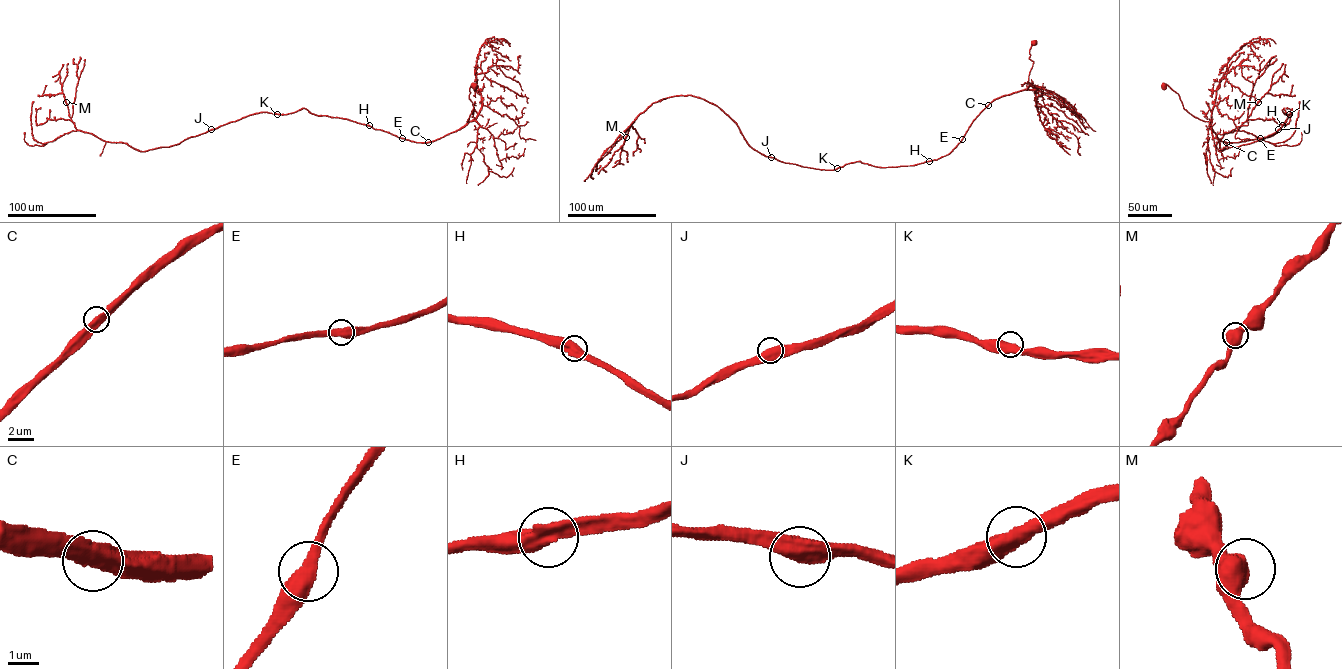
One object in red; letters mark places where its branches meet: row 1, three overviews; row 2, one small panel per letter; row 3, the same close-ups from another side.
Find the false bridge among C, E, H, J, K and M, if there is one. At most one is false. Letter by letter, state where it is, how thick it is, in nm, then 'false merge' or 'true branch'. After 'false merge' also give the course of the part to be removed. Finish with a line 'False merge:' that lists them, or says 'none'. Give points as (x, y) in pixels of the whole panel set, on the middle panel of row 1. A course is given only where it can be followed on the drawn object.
C: place (988, 105); calibre 550 nm; true branch
E: place (962, 139); calibre 550 nm; true branch
H: place (929, 161); calibre 550 nm; true branch
J: place (771, 157); calibre 550 nm; true branch
K: place (837, 168); calibre 550 nm; true branch
M: place (626, 137); calibre 600 nm; true branch
False merge: none

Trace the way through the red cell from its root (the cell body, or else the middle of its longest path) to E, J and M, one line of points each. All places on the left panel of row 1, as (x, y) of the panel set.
E: (474, 85), (470, 88), (469, 94), (473, 108), (463, 126), (431, 141), (416, 142), (402, 138)
J: (474, 85), (467, 122), (427, 142), (304, 108), (285, 114), (257, 113), (211, 129)
M: (474, 85), (467, 122), (424, 142), (302, 108), (257, 113), (141, 151), (78, 130), (66, 102)

